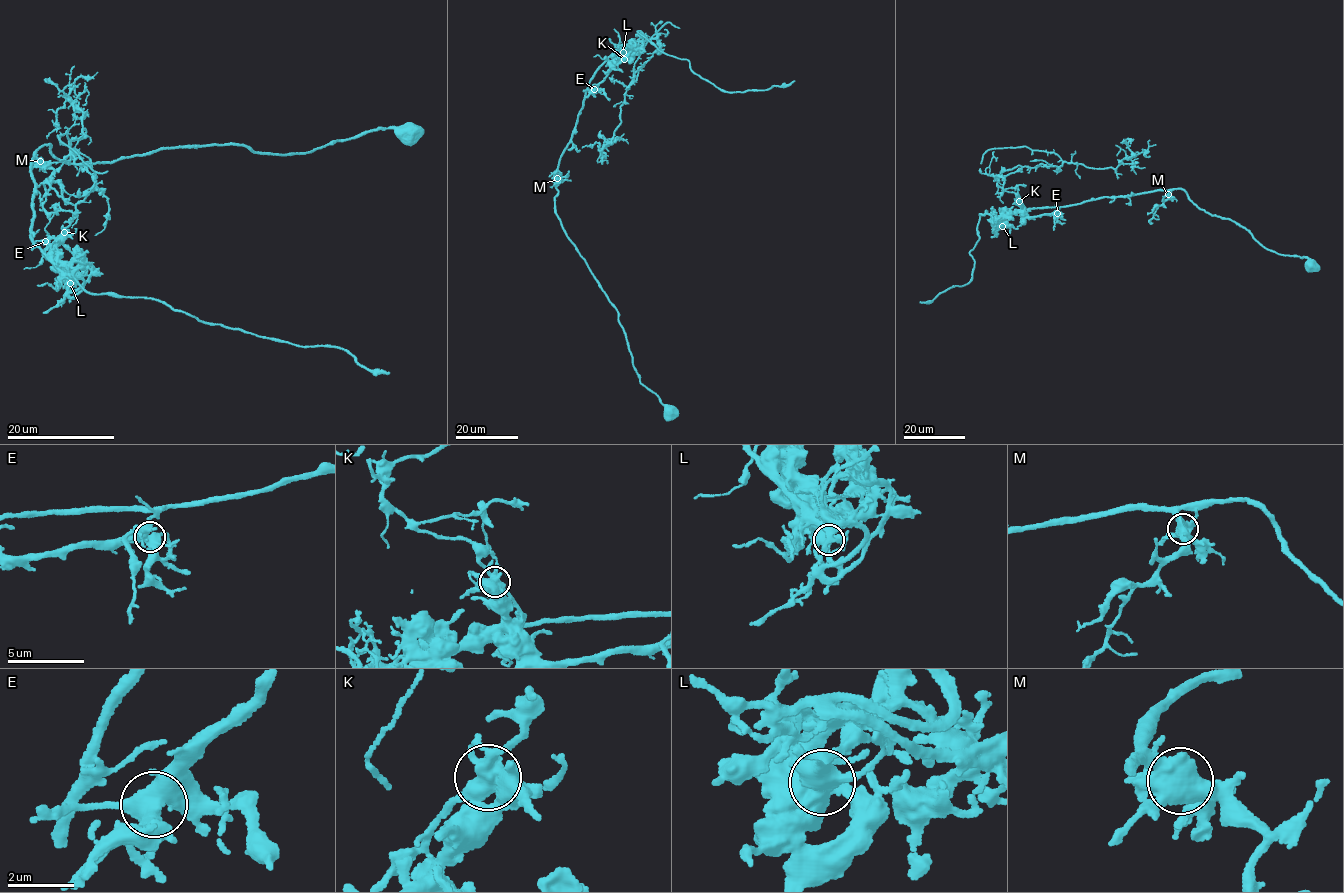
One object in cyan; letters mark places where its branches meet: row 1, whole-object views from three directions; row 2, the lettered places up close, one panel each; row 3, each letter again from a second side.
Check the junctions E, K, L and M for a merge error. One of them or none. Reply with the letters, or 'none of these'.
K

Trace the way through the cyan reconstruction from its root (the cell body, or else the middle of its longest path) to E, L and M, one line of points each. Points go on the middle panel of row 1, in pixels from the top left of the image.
E: (670, 412), (640, 381), (616, 309), (556, 211), (559, 160), (589, 82), (608, 59), (610, 72), (594, 89)
L: (670, 412), (640, 381), (616, 309), (567, 235), (555, 204), (559, 160), (589, 82), (609, 57), (623, 52)
M: (670, 412), (640, 381), (616, 309), (561, 224), (555, 204), (557, 178)

